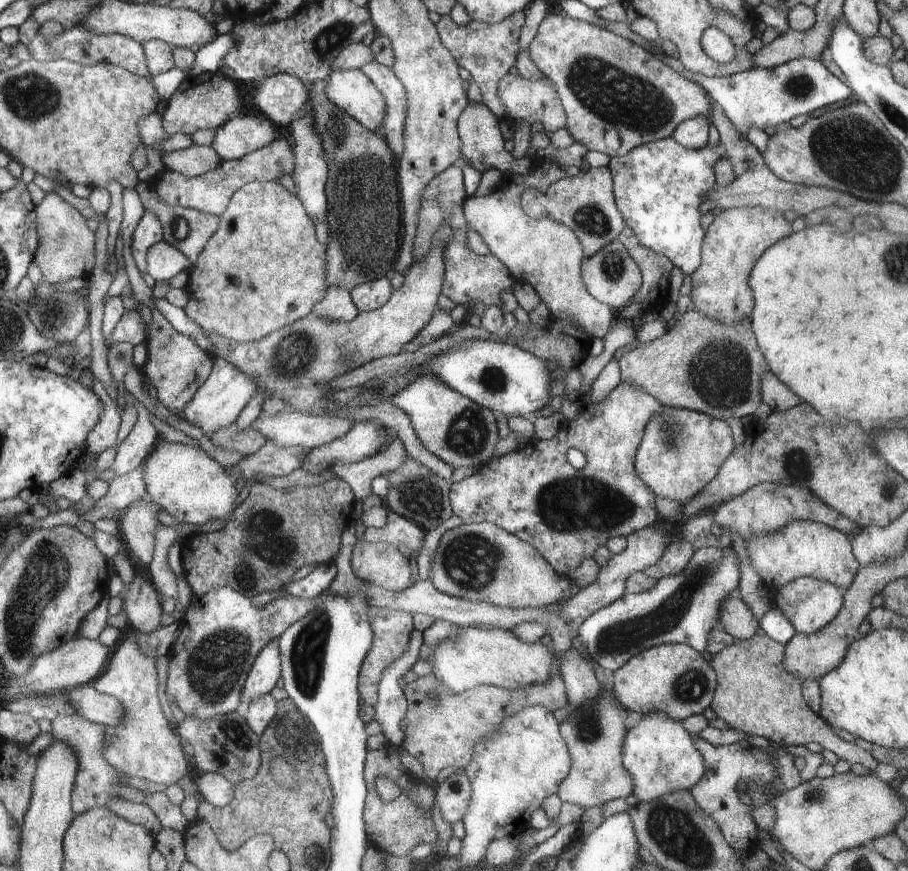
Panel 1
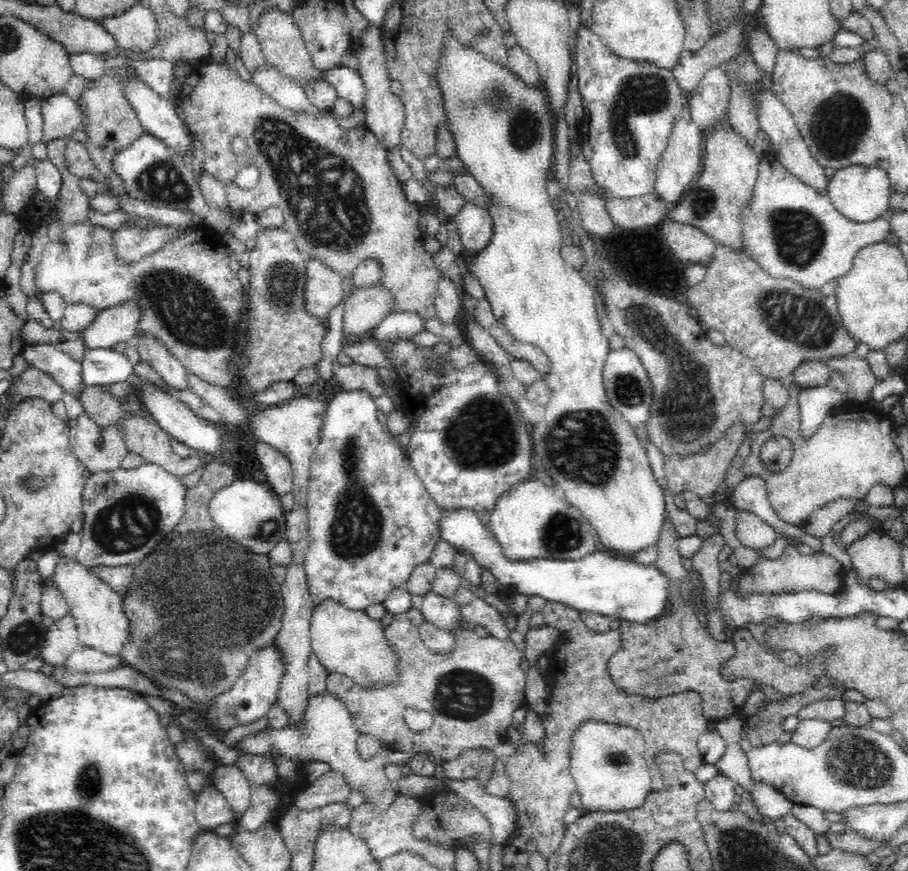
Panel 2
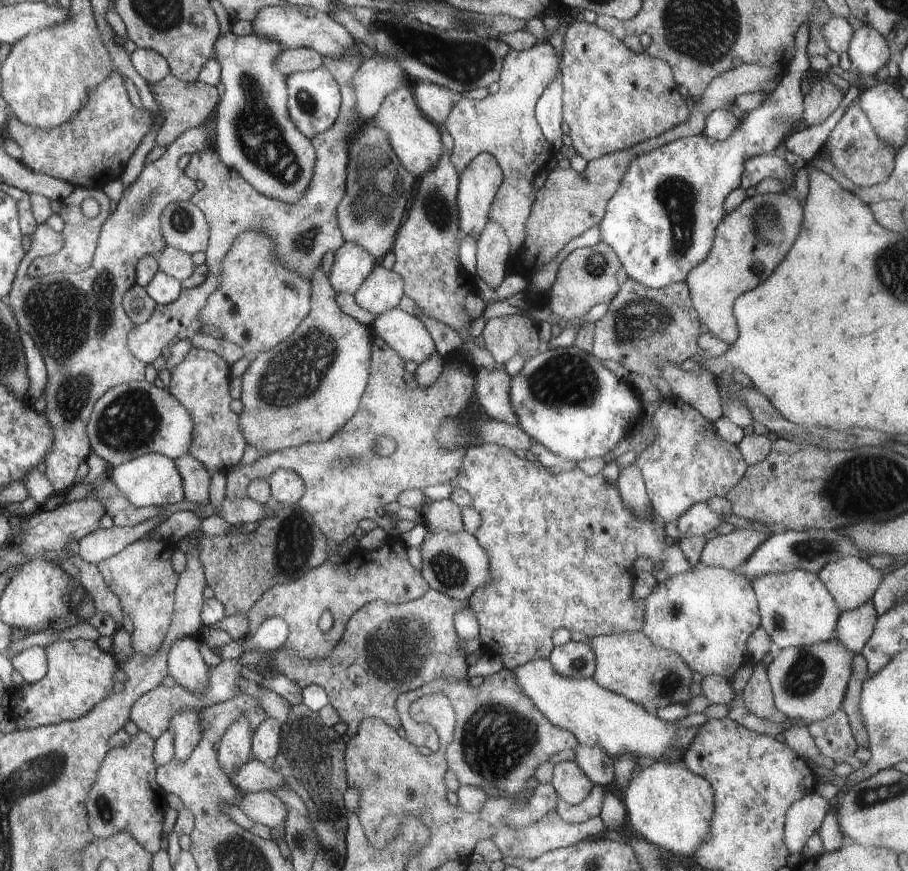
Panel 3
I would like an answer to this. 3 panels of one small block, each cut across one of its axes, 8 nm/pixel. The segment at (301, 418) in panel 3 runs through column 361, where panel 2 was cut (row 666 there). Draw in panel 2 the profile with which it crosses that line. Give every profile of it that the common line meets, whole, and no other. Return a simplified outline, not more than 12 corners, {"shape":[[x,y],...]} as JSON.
{"shape":[[336,600],[312,608],[312,650],[332,674],[398,680],[380,622]]}

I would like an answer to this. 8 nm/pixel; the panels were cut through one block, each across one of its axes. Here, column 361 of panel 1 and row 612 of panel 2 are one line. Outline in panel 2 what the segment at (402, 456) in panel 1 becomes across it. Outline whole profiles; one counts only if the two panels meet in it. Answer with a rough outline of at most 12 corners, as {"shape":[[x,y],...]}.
{"shape":[[474,598],[462,606],[462,620],[486,626],[492,638],[510,638],[500,612]]}

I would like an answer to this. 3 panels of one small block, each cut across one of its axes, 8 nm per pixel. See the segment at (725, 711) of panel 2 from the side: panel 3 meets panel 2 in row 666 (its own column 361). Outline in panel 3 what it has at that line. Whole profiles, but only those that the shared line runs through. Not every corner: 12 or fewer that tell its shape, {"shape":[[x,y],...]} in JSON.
{"shape":[[437,590],[371,602],[325,660],[277,650],[265,664],[321,686],[349,740],[367,718],[397,730],[401,694],[469,680]]}

